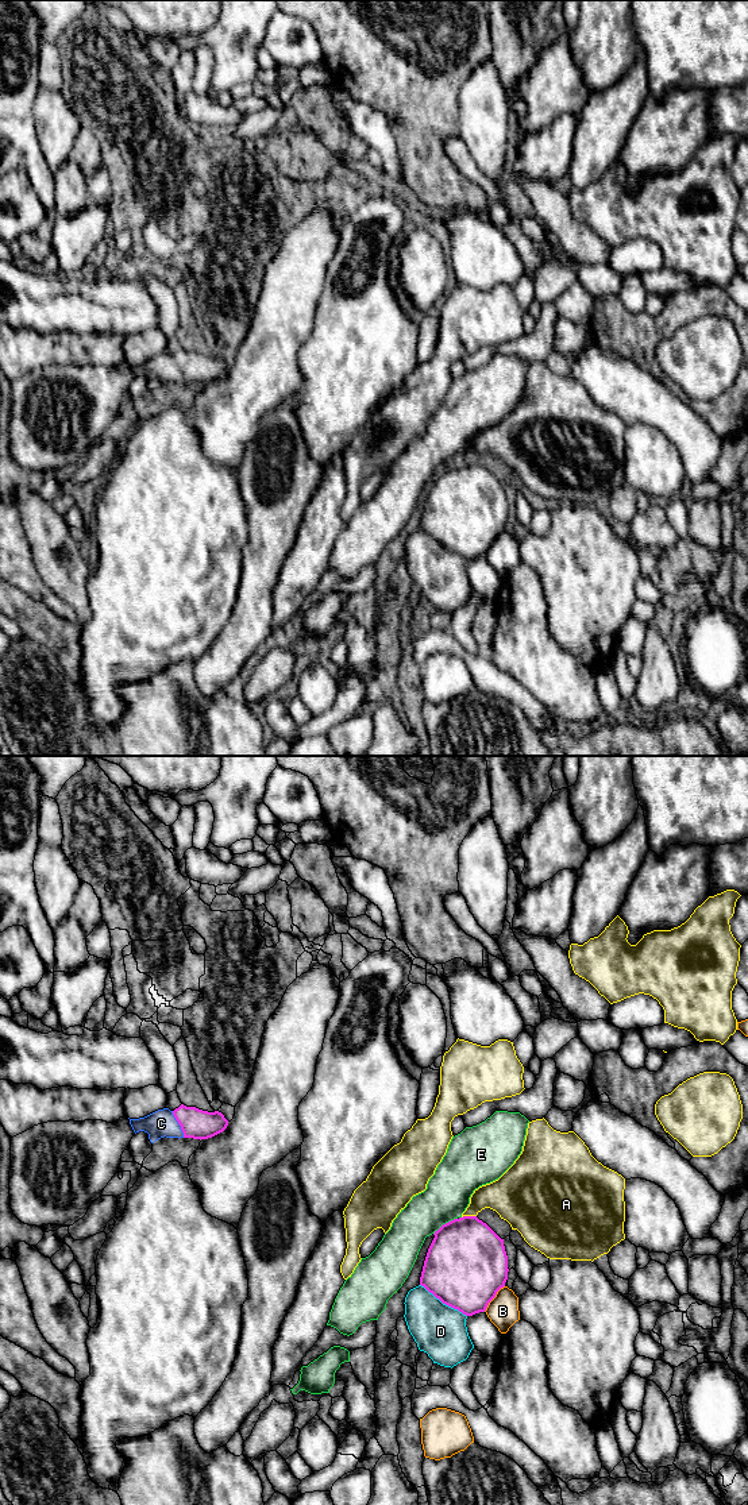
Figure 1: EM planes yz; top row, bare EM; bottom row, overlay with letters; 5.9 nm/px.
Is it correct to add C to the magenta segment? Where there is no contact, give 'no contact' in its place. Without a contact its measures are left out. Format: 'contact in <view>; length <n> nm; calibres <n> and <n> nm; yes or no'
contact in yz; length 180 nm; calibres 180 and 160 nm; yes

